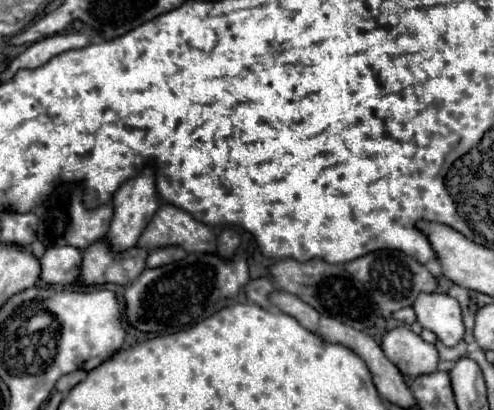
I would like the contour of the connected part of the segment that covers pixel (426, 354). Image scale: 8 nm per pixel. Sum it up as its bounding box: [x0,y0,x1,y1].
[381,326,439,376]

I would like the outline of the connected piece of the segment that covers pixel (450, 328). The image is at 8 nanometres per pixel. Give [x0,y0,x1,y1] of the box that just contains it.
[413,292,465,346]

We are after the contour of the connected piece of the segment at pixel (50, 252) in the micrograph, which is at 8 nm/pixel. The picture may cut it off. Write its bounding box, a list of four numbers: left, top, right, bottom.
[41,246,83,284]

